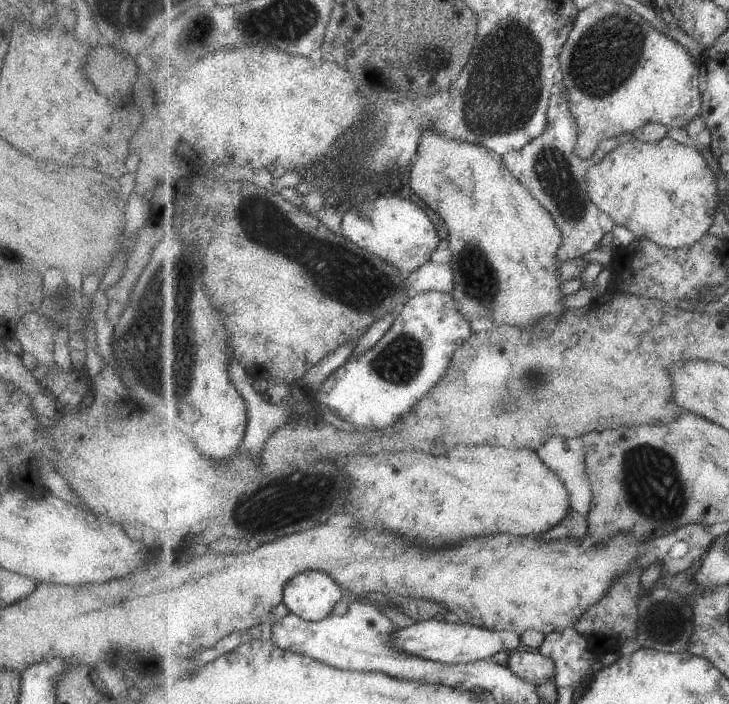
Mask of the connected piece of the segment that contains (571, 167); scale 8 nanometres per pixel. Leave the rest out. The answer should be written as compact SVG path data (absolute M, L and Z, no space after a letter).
M558 91L552 95L549 111L549 124L541 136L531 140L527 146L519 148L503 156L505 166L513 172L527 186L527 188L551 211L558 226L562 230L563 244L559 249L558 263L579 258L593 248L601 244L601 238L611 232L616 219L613 215L605 214L594 206L593 200L589 198L587 190L587 170L593 168L595 164L603 162L607 154L613 154L615 148L623 146L623 140L629 140L629 136L619 136L599 144L597 152L591 158L581 158L577 156L576 147L578 146L580 128L574 114L571 112L568 99L564 98Z

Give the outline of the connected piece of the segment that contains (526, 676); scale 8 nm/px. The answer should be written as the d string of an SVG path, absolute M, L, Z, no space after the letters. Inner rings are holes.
M522 651L510 654L507 665L513 674L517 674L519 678L533 682L537 686L547 680L556 682L557 664L555 664L555 660L541 654L540 651Z

